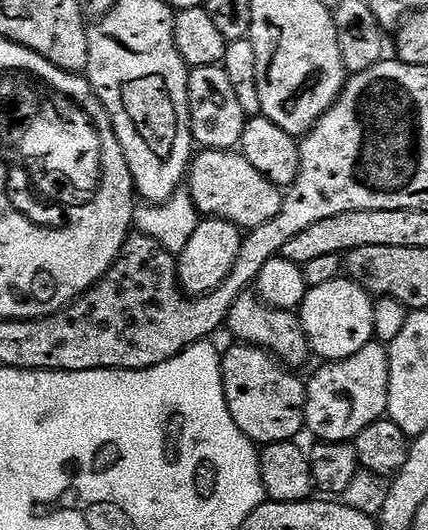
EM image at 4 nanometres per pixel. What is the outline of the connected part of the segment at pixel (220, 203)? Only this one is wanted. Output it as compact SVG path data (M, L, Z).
M239 150L197 151L186 177L186 187L192 193L196 211L208 218L228 220L241 230L263 229L280 212L281 189L254 170Z

